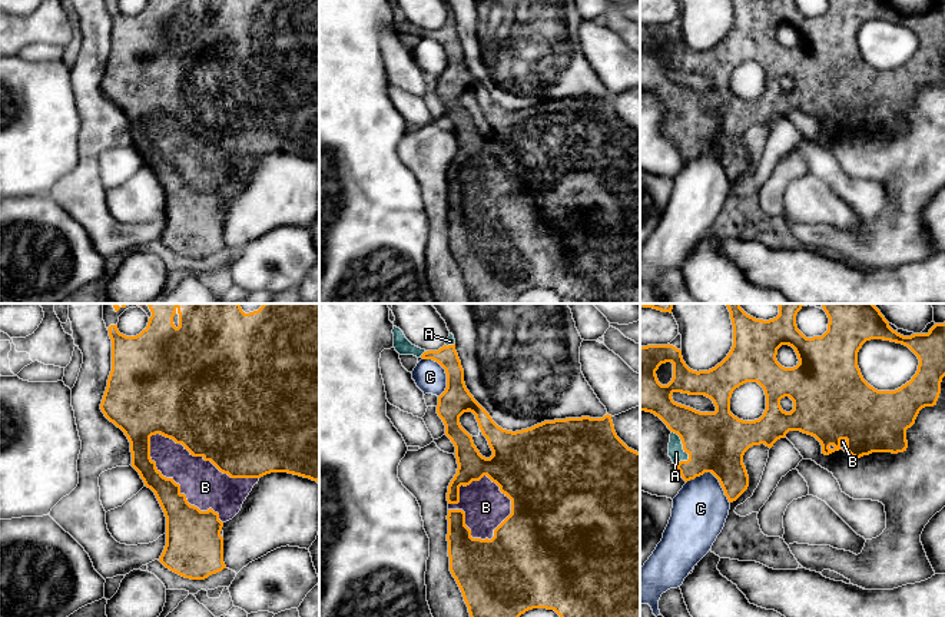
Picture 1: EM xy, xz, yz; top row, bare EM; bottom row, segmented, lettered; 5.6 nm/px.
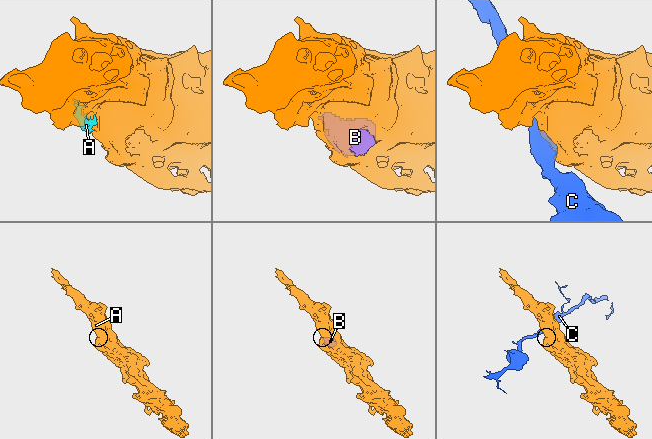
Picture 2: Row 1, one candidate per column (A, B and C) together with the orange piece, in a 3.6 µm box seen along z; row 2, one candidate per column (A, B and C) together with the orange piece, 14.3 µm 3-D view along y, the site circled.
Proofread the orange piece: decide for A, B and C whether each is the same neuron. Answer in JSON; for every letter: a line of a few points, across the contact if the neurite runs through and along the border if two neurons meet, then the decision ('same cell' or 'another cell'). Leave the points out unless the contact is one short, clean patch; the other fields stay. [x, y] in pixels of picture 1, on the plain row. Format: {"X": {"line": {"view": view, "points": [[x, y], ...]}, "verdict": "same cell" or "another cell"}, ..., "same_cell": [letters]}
{"A": {"verdict": "same cell"}, "B": {"verdict": "same cell"}, "C": {"verdict": "another cell"}, "same_cell": ["A", "B"]}

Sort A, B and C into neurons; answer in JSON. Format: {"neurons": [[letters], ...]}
{"neurons": [["A", "B"], ["C"]]}

